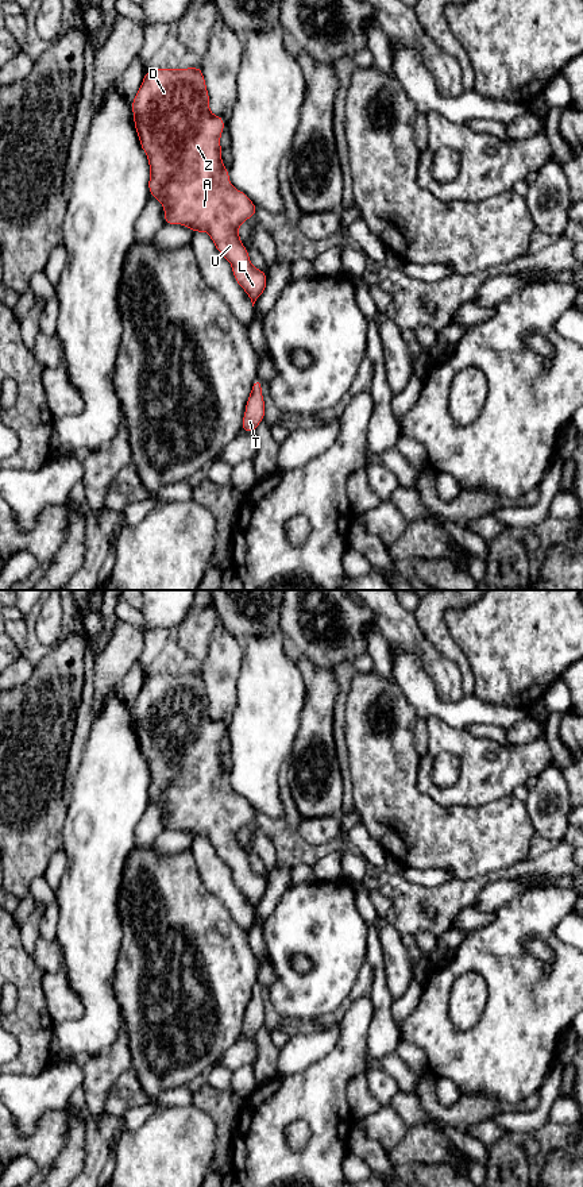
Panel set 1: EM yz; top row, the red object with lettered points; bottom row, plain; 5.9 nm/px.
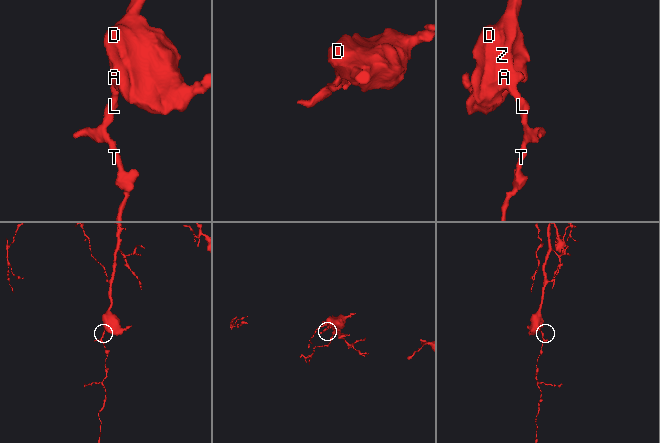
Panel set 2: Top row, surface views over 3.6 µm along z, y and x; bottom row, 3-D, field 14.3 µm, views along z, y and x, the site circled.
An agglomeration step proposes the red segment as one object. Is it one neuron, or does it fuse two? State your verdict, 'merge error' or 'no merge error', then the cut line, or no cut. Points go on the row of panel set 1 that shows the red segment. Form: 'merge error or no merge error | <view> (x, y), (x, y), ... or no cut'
no merge error | no cut

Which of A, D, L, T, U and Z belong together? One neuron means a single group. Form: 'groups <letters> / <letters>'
groups A D L T U Z

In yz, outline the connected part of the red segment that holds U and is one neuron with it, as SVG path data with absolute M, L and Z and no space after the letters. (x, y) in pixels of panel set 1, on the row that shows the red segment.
M201 68L157 69L147 70L143 82L132 101L134 123L143 151L150 165L150 196L158 199L165 208L165 224L188 226L193 234L206 231L219 253L229 261L236 282L248 294L252 307L265 292L266 271L254 267L248 250L239 239L239 226L258 213L256 207L247 194L235 189L229 182L228 170L221 162L220 135L224 120L209 111L209 95Z

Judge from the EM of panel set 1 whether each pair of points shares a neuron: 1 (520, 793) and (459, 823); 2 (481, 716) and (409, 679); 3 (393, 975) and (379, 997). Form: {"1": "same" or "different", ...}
{"1": "different", "2": "same", "3": "different"}

